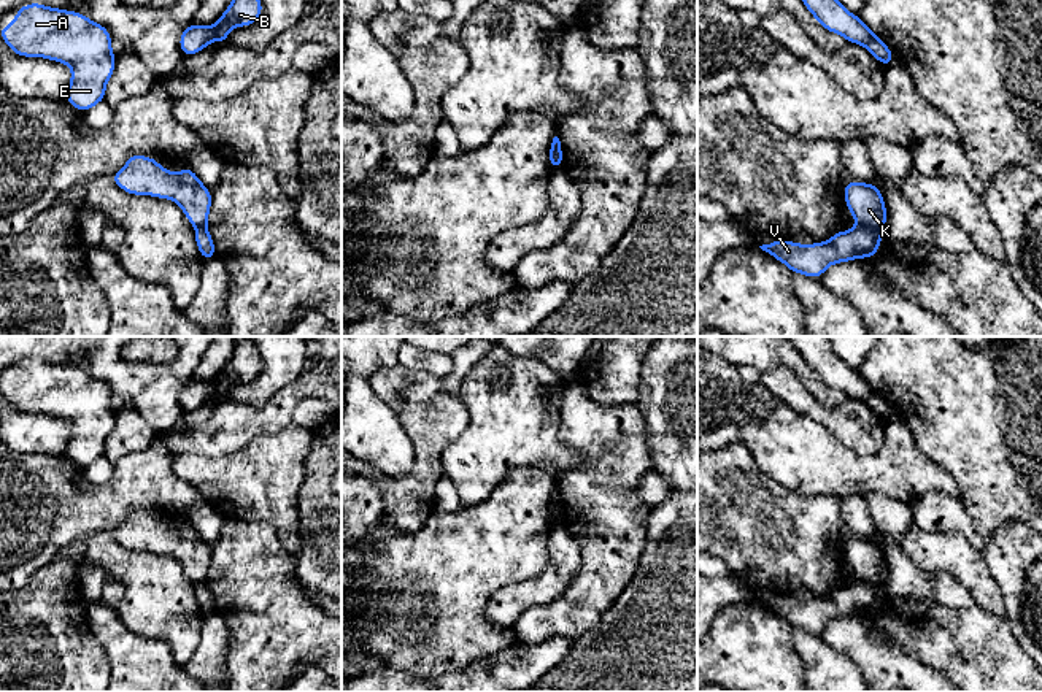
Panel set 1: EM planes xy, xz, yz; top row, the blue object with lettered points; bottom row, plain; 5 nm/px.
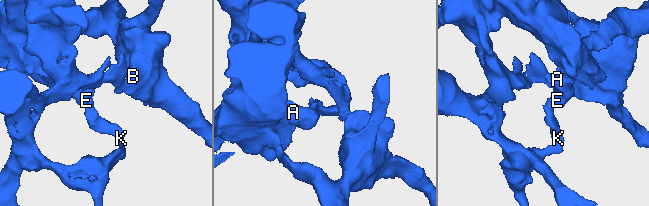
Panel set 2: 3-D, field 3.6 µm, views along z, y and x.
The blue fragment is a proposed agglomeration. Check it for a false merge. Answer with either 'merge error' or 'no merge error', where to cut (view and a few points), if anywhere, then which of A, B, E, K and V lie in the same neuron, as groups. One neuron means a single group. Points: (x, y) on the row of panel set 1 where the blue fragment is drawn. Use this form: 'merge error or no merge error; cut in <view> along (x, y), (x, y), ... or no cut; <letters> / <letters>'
merge error; cut in yz along (858, 222), (882, 229); A B E K / V

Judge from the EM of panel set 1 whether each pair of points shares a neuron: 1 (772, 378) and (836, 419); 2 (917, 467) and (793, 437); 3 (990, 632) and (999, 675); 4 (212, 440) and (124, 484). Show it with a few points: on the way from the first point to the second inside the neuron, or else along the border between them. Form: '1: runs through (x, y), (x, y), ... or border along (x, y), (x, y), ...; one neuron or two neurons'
1: runs through (788, 389), (820, 413); one neuron
2: runs through (887, 469), (829, 469), (823, 465); one neuron
3: runs through (990, 643), (990, 664); one neuron
4: border along (159, 435), (173, 456); two neurons

